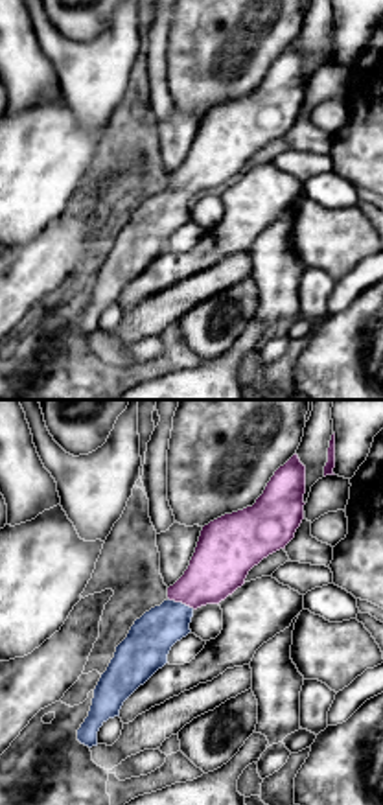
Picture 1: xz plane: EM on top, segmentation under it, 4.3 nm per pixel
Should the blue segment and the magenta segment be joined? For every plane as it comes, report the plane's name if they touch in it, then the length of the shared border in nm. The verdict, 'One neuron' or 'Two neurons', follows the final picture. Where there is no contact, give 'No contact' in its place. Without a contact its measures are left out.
Touches blue in xz. Shared border 130 nm

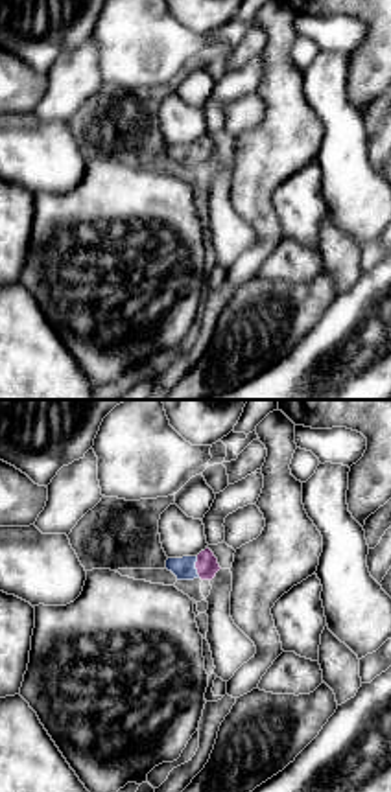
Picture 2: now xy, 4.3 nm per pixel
Touches blue in xy. Shared border 100 nm

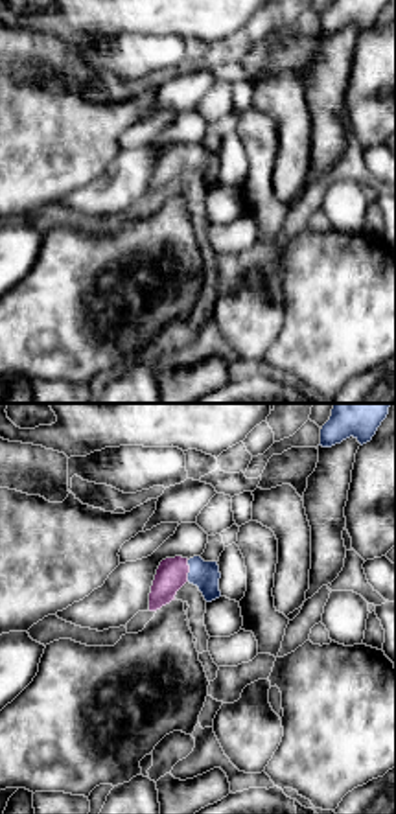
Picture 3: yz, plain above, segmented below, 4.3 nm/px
Touches blue in yz. Shared border 100 nm

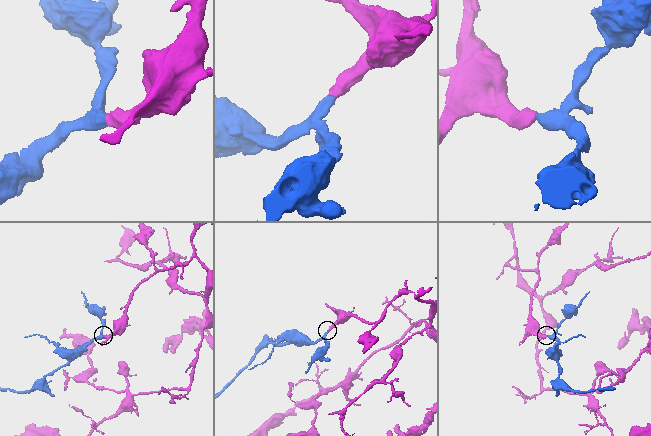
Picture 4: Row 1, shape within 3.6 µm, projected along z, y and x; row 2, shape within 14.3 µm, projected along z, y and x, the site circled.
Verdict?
One neuron

